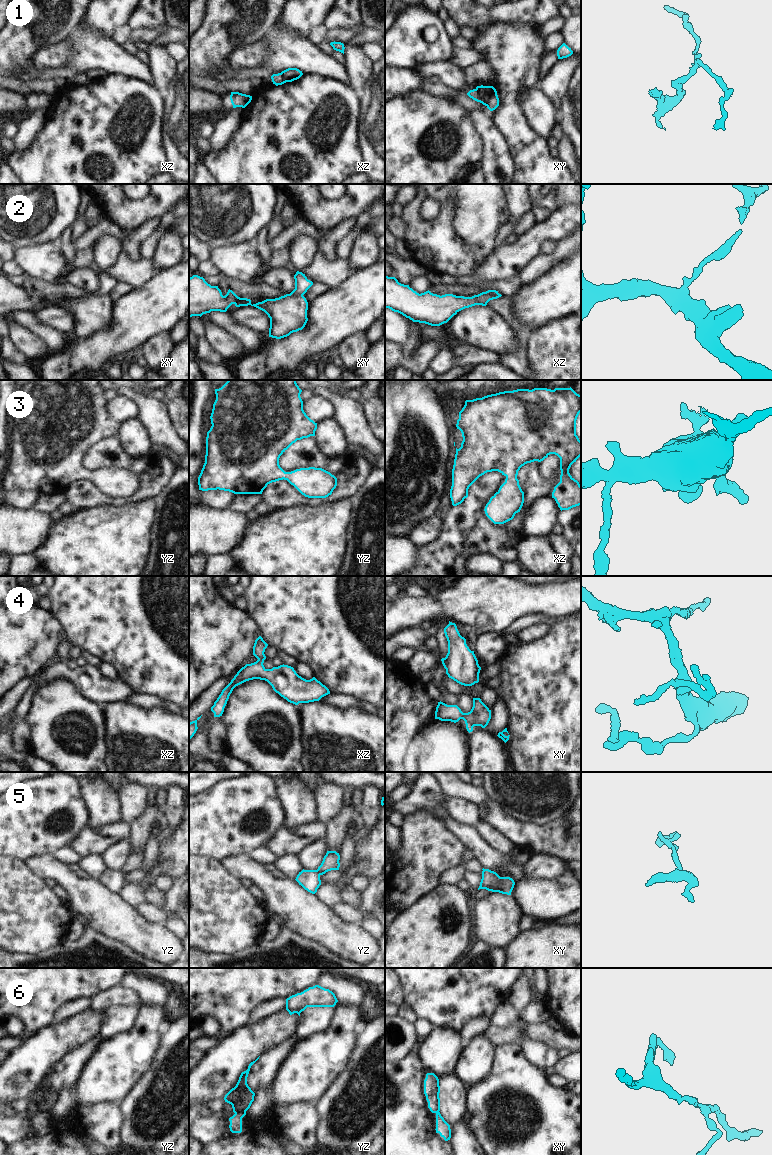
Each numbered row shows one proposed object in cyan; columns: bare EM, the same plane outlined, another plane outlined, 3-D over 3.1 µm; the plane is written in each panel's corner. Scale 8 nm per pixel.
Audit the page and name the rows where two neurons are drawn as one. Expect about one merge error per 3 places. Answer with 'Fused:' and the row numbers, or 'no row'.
Fused: 1, 2, 6

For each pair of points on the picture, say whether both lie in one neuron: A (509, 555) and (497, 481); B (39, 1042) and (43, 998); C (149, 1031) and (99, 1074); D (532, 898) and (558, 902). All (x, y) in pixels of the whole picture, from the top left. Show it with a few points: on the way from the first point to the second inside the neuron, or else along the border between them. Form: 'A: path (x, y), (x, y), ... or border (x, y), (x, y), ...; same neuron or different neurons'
A: path (491, 537), (478, 524), (479, 499); same neuron
B: border (52, 1024), (41, 1028), (37, 1032); different neurons
C: path (137, 1043), (111, 1069); same neuron
D: path (538, 898), (552, 899); same neuron

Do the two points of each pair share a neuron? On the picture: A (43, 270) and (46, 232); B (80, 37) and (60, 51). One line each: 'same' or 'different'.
A: different
B: different

